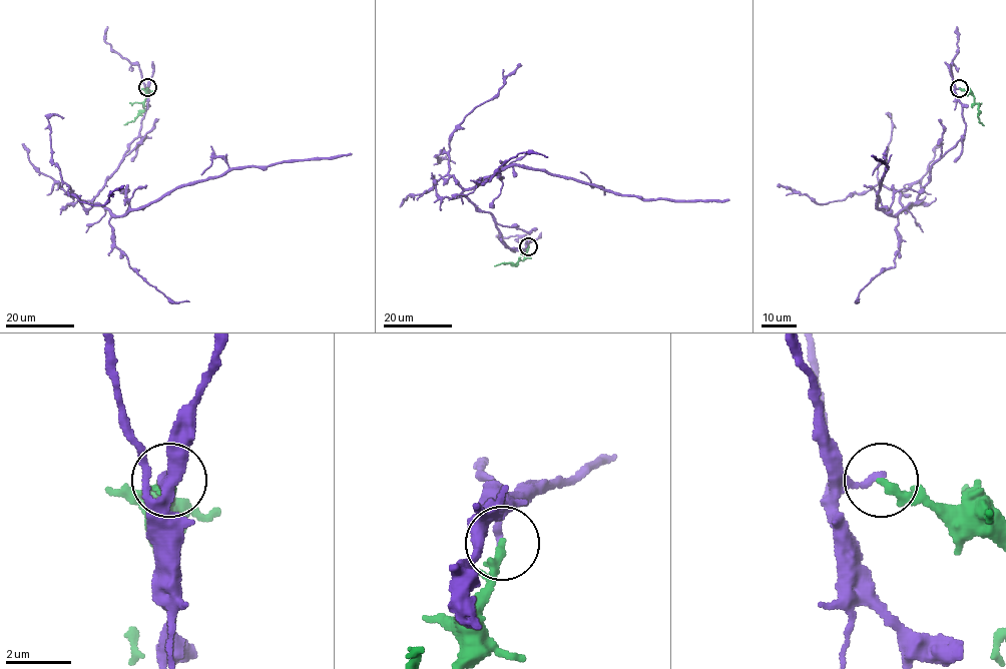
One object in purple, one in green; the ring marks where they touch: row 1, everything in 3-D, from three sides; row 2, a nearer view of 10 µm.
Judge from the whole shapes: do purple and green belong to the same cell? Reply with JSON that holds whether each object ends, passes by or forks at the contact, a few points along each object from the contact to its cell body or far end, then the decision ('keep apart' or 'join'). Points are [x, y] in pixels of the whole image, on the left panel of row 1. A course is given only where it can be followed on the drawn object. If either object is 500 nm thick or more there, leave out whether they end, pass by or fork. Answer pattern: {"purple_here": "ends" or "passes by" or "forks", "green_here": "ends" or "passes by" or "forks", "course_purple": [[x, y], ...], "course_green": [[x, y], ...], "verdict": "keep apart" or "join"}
{"purple_here": "ends", "green_here": "ends", "course_purple": [[147, 87], [139, 134], [92, 201], [116, 215], [125, 215], [178, 187], [235, 168], [351, 153]], "course_green": [[147, 88], [143, 111], [133, 121], [123, 124]], "verdict": "keep apart"}

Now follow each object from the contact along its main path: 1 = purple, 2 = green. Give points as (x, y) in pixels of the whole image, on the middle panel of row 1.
1: (528, 246), (511, 249), (492, 215), (463, 191), (525, 165), (645, 199), (728, 199)
2: (528, 246), (526, 257), (516, 264), (494, 265)

